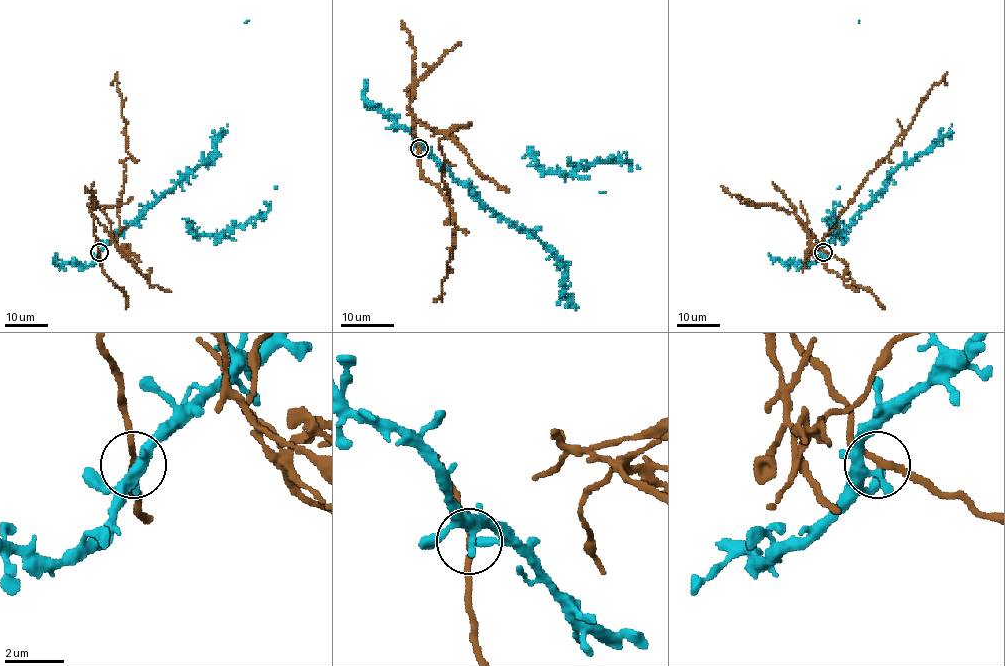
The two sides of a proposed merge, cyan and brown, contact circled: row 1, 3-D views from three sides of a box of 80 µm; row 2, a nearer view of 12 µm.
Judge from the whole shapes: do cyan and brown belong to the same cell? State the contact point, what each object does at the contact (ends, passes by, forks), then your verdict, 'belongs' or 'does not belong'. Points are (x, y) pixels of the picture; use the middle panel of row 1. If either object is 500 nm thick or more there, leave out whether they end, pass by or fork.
at (419, 148); cyan passes by; brown passes by; does not belong

